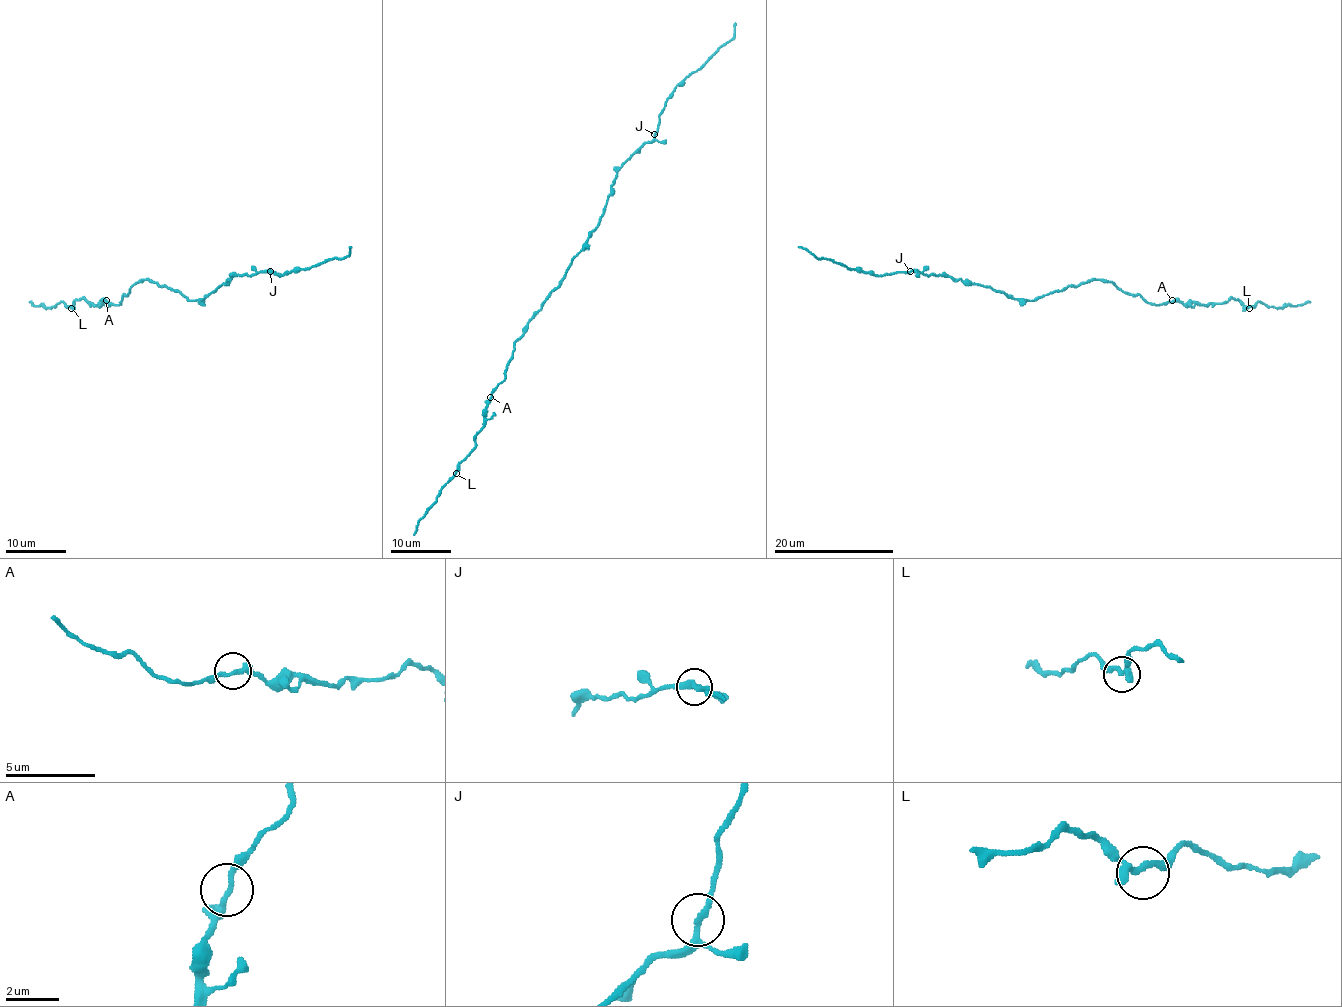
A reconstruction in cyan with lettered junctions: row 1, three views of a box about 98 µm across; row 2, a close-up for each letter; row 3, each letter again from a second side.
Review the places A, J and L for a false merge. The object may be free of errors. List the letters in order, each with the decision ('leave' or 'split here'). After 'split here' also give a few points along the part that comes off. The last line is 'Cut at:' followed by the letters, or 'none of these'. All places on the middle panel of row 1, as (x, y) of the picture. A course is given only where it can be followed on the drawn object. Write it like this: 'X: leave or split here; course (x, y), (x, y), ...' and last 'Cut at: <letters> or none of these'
A: leave
J: leave
L: leave
Cut at: none of these

